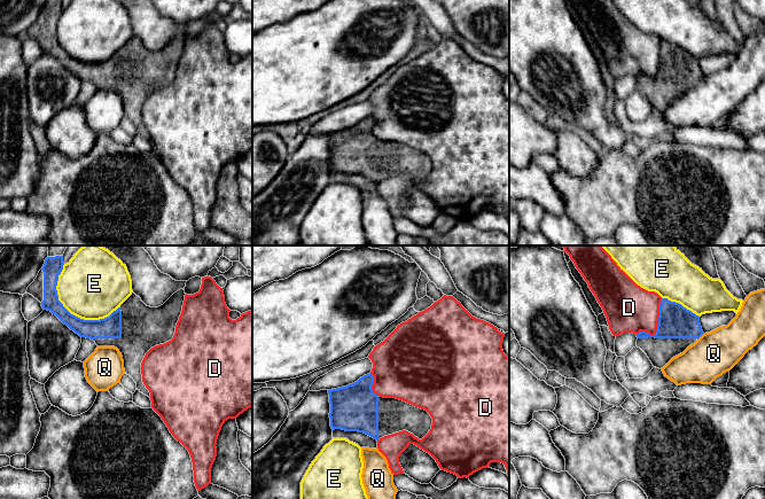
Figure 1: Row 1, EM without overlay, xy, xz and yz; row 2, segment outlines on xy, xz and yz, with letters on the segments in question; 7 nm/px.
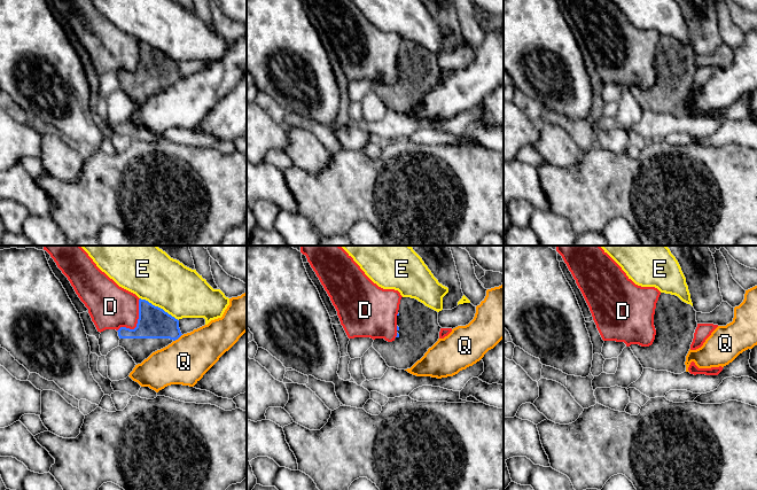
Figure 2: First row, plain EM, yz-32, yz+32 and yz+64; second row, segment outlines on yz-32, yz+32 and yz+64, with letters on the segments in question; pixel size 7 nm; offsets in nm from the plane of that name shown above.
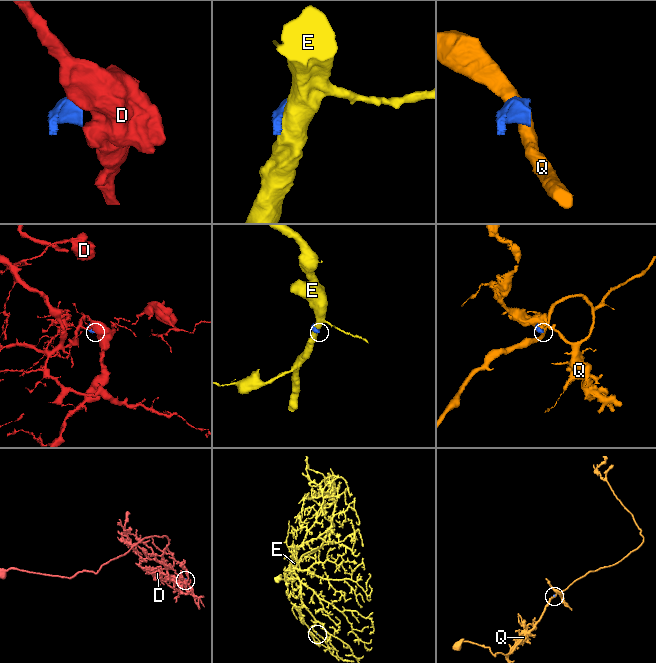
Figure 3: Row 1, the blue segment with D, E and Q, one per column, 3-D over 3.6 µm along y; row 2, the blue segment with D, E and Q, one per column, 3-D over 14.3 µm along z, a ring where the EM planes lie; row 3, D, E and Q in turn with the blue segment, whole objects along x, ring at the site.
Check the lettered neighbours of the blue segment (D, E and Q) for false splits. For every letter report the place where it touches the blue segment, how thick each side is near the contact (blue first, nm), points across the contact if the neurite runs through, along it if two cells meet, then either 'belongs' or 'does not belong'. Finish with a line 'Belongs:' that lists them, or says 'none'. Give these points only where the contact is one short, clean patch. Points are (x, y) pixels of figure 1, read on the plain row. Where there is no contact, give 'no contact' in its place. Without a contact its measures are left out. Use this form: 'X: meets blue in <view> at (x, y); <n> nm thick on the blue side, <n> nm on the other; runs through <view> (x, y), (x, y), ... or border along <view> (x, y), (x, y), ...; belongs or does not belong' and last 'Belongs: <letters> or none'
D: meets blue in yz at (658, 68); 240 nm thick on the blue side, 340 nm on the other; border along yz (662, 41), (657, 73), (653, 78), (645, 75), (637, 78); does not belong
E: meets blue in xy at (70, 56); 140 nm thick on the blue side, 440 nm on the other; does not belong
Q: meets blue in yz at (701, 78); 240 nm thick on the blue side, 300 nm on the other; border along yz (703, 76), (697, 83); does not belong
Belongs: none

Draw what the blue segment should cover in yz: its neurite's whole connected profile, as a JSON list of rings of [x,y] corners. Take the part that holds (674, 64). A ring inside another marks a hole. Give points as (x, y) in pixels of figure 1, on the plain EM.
[[[662,41],[656,77],[650,79],[640,75],[637,89],[647,98],[654,110],[661,112],[703,77],[698,59],[679,46]]]

